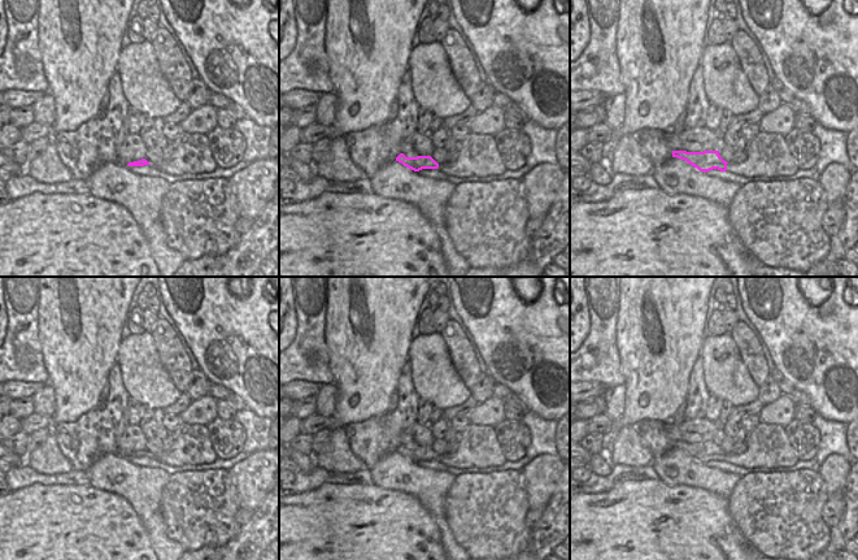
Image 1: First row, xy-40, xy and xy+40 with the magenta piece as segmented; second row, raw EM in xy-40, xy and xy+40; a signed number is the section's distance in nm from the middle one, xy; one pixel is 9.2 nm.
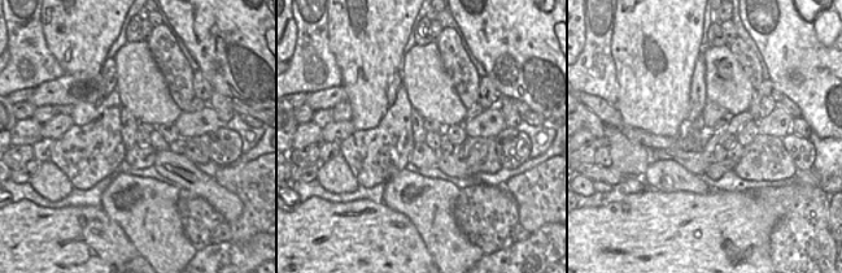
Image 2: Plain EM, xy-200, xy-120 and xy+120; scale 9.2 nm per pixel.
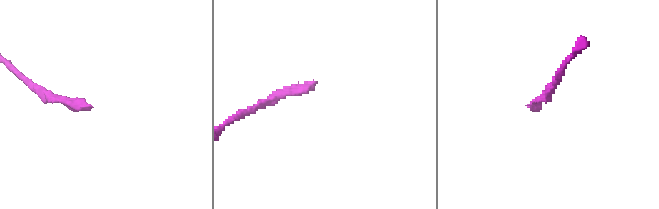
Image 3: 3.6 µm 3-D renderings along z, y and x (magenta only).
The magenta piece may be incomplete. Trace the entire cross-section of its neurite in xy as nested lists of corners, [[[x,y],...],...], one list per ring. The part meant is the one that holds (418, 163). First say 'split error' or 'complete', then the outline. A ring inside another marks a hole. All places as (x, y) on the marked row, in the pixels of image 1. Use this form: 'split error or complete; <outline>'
split error; [[[470,133],[460,144],[460,156],[454,162],[439,165],[431,156],[406,157],[404,153],[400,153],[396,161],[414,172],[437,169],[449,177],[457,178],[484,178],[492,174],[504,174],[508,170],[493,135]]]

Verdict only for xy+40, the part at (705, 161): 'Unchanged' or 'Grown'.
Grown.

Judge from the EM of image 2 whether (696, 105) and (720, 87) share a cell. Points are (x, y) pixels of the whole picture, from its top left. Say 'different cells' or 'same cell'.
different cells

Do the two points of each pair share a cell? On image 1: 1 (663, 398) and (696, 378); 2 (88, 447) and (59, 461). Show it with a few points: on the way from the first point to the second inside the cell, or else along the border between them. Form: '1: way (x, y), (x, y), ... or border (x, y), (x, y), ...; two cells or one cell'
1: border (698, 355), (691, 372), (686, 399); two cells
2: border (52, 432), (60, 452), (73, 468); two cells

